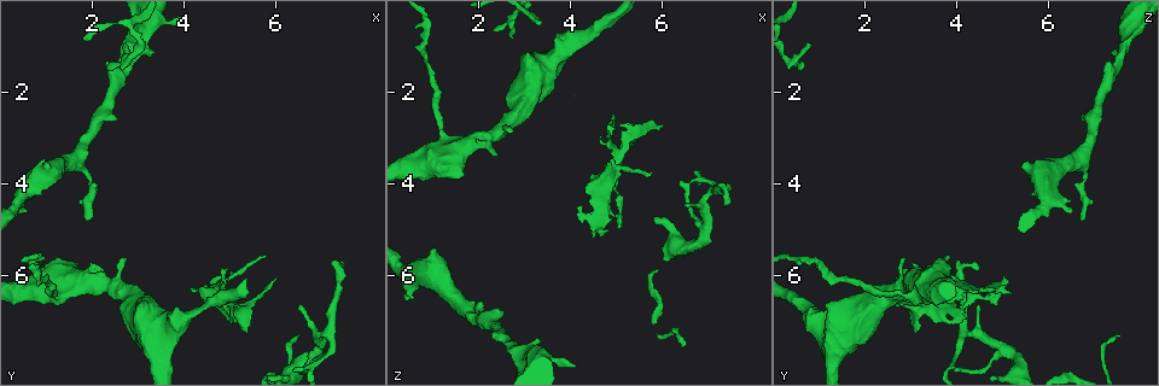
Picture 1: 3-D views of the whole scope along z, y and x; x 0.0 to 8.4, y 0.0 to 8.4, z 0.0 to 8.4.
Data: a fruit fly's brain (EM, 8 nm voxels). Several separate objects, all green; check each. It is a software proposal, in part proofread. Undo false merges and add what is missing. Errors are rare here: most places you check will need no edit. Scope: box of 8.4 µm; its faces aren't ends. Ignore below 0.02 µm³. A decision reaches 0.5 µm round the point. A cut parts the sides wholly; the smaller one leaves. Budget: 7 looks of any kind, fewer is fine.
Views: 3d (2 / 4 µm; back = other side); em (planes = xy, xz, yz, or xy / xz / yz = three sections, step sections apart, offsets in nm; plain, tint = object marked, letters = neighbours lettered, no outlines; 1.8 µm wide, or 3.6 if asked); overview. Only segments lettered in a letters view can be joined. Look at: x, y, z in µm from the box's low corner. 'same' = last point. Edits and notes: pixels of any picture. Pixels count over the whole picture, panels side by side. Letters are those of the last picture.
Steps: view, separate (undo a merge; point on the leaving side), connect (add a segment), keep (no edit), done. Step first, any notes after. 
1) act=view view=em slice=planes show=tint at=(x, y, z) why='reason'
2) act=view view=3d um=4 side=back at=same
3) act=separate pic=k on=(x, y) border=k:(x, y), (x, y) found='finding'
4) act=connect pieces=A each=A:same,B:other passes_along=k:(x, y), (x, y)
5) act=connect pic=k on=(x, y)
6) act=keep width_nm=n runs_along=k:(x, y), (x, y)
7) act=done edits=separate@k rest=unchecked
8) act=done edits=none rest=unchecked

act=view view=3d um=2 at=(5.95, 6.05, 2.75) why='tapers out'

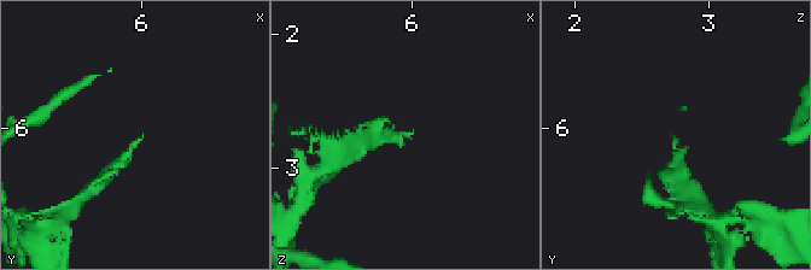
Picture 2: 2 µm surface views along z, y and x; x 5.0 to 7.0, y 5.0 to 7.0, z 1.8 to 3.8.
act=view view=em slice=xz step=8 show=tint at=(5.98, 6.08, 2.76) why='shape alone is not enough'

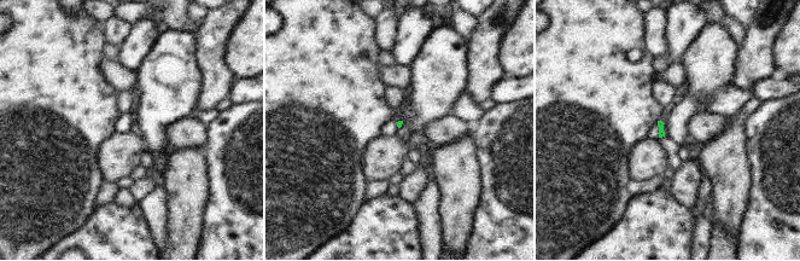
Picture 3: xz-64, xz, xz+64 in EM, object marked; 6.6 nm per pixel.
act=view view=em slice=planes show=letters at=same

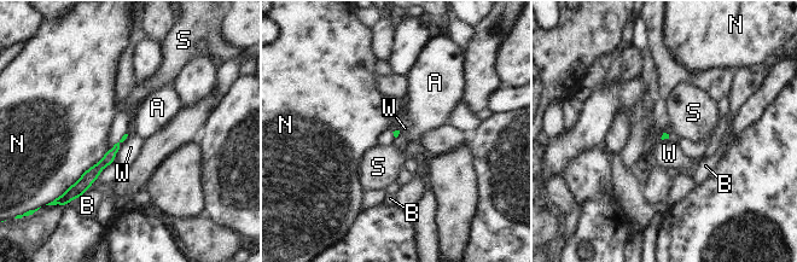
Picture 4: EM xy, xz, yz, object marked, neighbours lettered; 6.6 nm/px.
act=keep each=A:other,B:other,N:other,S:other,W:other runs_along=4:(115, 149), (85, 181), (80, 191) found='none of them fits'

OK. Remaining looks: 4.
act=view view=3d um=2 at=(7.05, 7.30, 4.15)

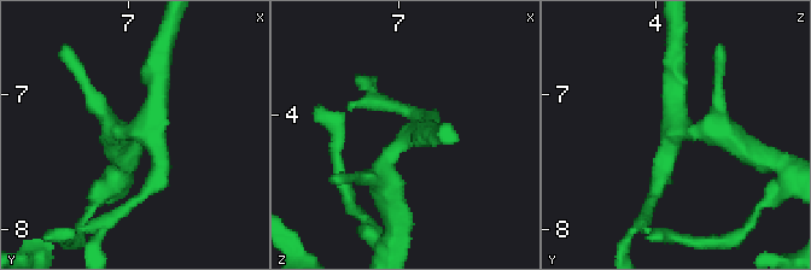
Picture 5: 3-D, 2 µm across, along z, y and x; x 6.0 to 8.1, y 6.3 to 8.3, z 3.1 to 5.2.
act=view view=em slice=planes show=letters at=(7.10, 7.28, 4.14) why='need the tissue'

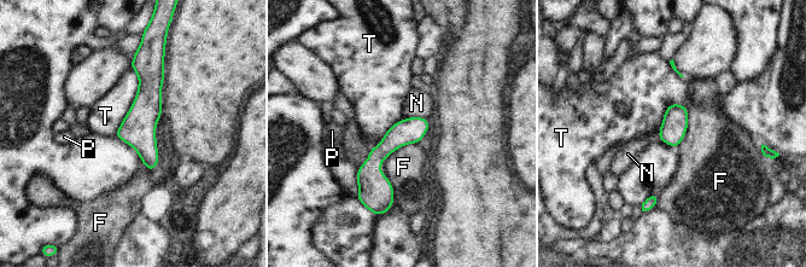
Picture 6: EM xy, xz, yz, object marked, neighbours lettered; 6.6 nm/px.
act=keep longest_contact=T:460nm each=F:other,N:other,P:other,T:other border=6:(130, 67), (138, 92), (114, 134) found='one cell here'

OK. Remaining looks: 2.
act=done edits=none rest=unchecked

